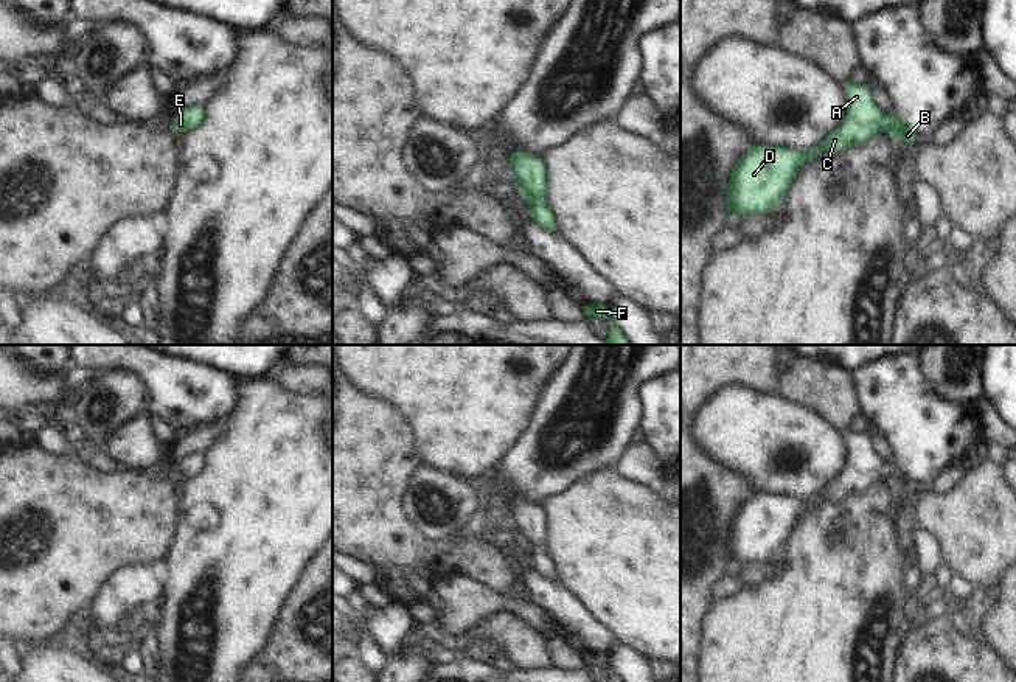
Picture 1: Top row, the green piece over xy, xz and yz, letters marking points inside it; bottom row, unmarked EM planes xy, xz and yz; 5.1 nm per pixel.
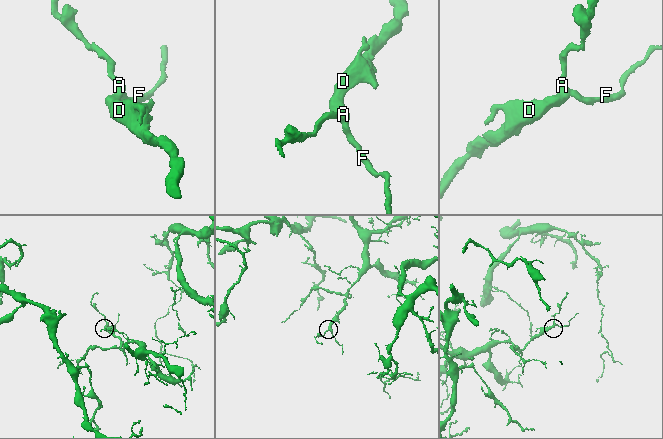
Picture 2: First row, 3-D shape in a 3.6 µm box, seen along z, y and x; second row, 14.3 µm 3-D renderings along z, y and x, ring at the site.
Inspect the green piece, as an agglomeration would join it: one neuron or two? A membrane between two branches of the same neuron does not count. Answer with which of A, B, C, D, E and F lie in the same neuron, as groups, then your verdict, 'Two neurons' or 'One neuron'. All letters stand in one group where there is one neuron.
Groups: A B C D E F. One neuron

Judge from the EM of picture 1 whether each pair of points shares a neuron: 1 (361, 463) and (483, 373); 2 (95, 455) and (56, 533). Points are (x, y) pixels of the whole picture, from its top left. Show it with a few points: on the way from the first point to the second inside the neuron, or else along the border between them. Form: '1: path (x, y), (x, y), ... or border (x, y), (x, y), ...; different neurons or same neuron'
1: border (387, 400), (409, 426), (414, 448), (423, 462); different neurons
2: border (78, 454), (93, 466), (106, 466); different neurons

